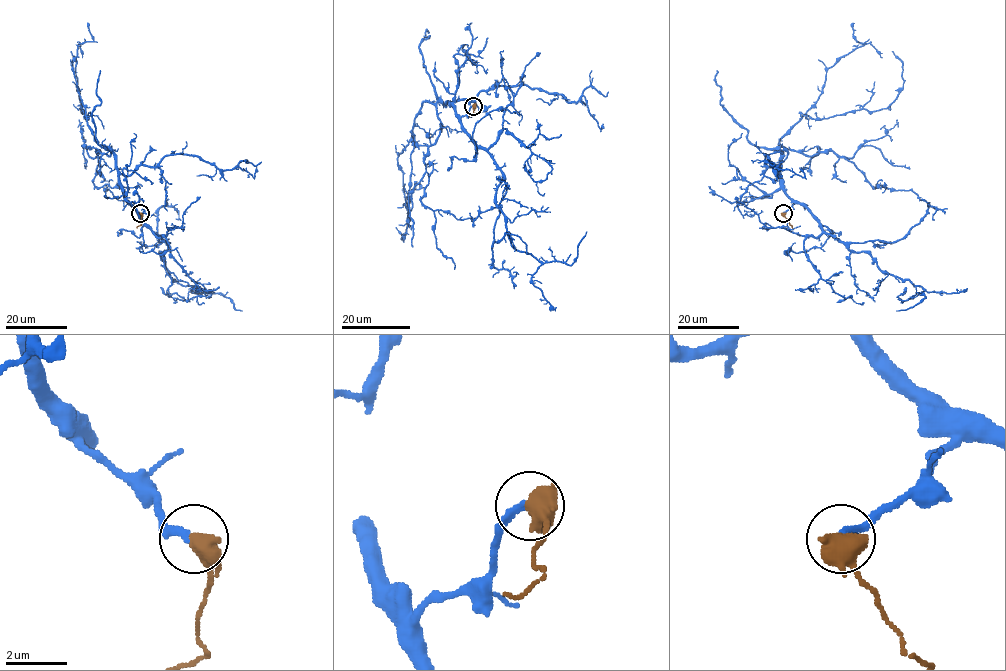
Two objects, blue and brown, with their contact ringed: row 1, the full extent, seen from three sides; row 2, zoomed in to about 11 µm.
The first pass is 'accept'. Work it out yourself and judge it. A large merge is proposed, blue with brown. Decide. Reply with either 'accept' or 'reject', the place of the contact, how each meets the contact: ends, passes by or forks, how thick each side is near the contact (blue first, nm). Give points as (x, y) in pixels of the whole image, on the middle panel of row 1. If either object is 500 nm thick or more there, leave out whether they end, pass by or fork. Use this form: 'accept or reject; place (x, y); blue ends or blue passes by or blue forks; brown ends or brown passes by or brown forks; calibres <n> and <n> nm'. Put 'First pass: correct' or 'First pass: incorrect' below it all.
accept; place (473, 106); calibres 260 and 500 nm
First pass: correct

